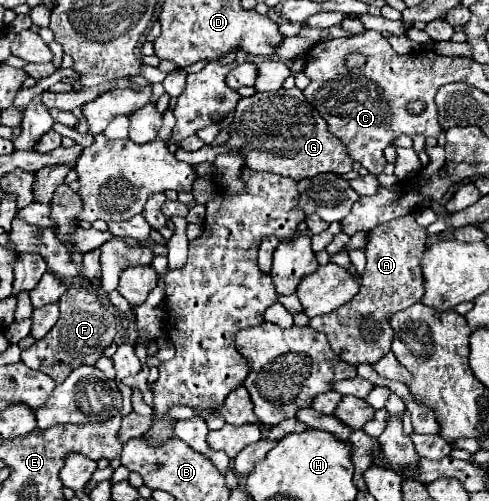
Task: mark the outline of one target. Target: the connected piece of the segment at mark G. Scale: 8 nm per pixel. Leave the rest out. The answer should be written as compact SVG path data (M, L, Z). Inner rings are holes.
M280 88L276 94L256 92L250 98L242 98L230 124L230 140L224 146L202 146L196 152L178 148L176 156L188 164L214 162L214 158L226 148L240 150L246 156L246 168L250 170L272 172L296 182L322 172L350 172L354 164L346 154L344 144L328 132L324 118L308 104L298 88Z

